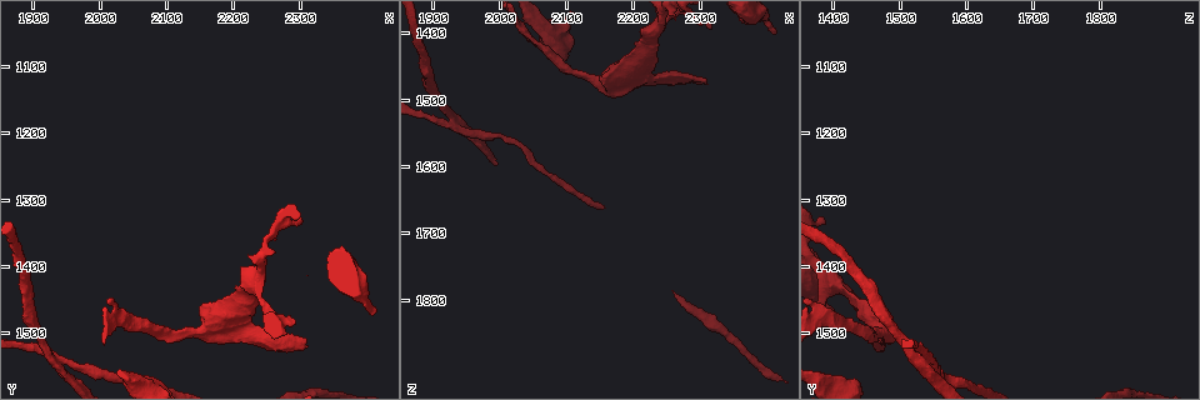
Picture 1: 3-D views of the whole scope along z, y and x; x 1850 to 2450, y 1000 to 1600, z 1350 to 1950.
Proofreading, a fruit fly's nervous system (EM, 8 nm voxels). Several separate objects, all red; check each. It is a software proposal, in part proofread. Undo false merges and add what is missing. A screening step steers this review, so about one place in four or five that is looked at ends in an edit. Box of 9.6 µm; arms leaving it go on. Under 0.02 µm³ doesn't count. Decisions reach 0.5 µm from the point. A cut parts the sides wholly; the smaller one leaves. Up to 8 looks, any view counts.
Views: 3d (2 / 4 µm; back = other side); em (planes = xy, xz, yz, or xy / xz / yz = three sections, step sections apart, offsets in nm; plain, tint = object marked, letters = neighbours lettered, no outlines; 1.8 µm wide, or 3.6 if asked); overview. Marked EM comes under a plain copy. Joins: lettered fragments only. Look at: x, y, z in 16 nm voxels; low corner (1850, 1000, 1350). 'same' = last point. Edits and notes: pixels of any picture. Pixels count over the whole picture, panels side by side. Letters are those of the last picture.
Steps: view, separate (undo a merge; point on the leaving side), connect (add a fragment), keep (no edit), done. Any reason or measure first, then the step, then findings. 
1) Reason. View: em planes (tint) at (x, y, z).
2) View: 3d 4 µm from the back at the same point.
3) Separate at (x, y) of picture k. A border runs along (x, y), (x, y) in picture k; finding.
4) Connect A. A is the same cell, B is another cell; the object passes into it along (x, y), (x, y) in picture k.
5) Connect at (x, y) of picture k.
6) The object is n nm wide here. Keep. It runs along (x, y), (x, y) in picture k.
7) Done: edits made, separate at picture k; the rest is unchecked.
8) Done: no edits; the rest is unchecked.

Long arm stops here. View: 3d 4 µm at (2410, 1470, 1395).

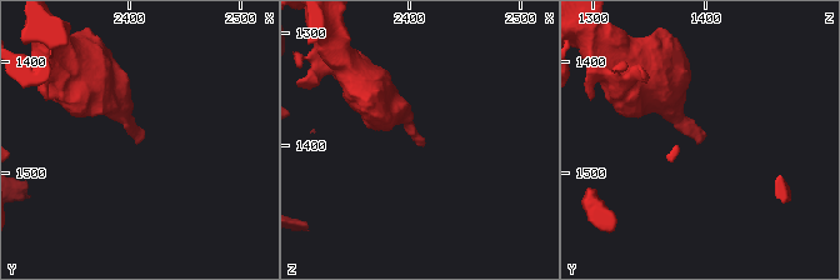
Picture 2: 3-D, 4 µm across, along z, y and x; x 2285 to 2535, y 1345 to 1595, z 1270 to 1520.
View: em 3.6 µm planes (letters) at (2406, 1472, 1398).

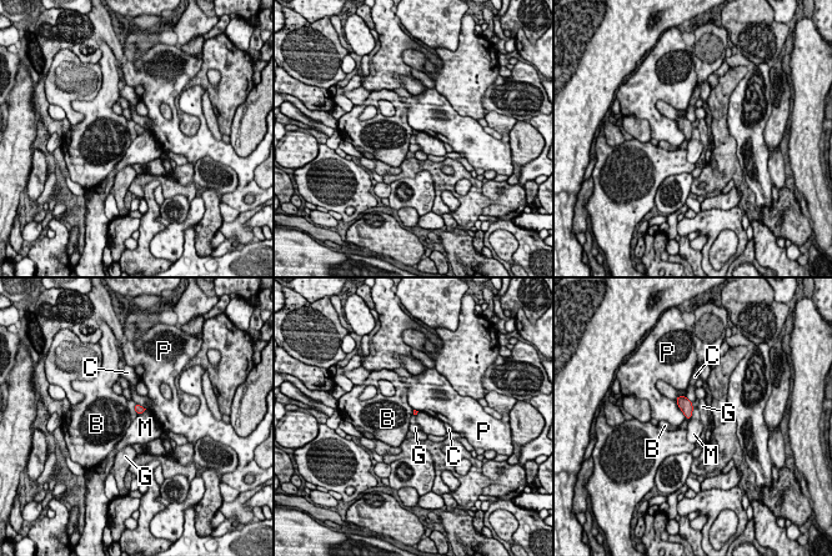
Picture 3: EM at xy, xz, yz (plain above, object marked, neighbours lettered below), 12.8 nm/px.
Keep. B, C, G, M and P are other cells; a border runs along (146, 409), (138, 415) in picture 3; none of them fits.

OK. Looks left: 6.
View: 3d 2 µm at (2310, 1510, 1475).

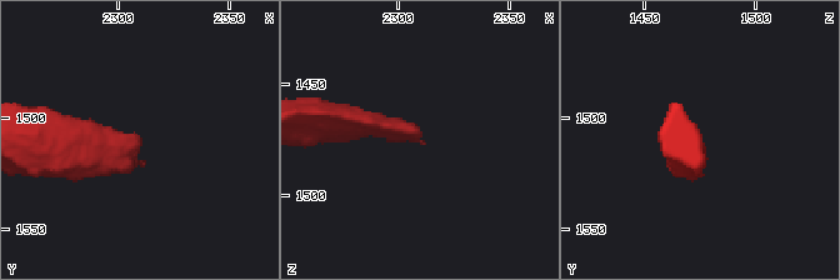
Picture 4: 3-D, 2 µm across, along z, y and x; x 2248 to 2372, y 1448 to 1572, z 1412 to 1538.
Now the EM. View: em planes (letters) at (2310, 1512, 1474).

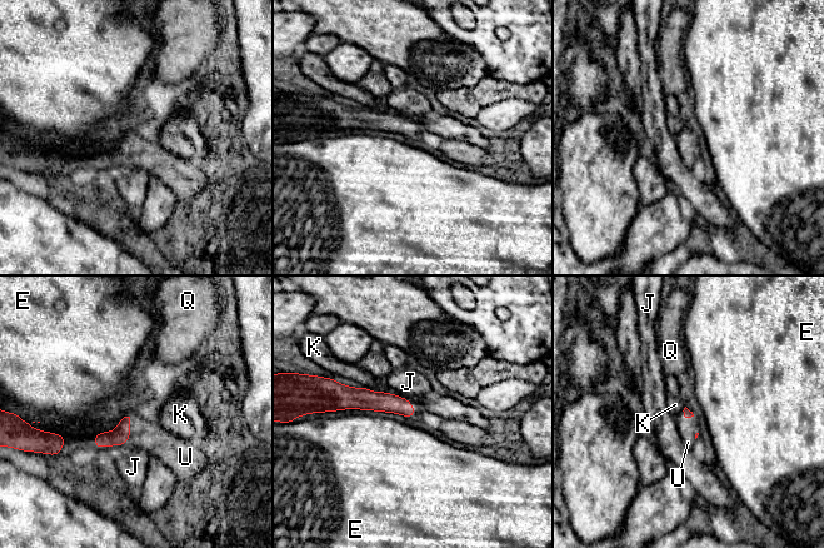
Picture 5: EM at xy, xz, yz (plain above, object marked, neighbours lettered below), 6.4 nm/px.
Connect U. U is the same cell, E, J, K and Q are other cells; the object passes into it along (118, 437), (129, 429), (151, 437) in picture 5; the neuron continues.

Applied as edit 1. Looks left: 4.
See it whole again. View: overview.

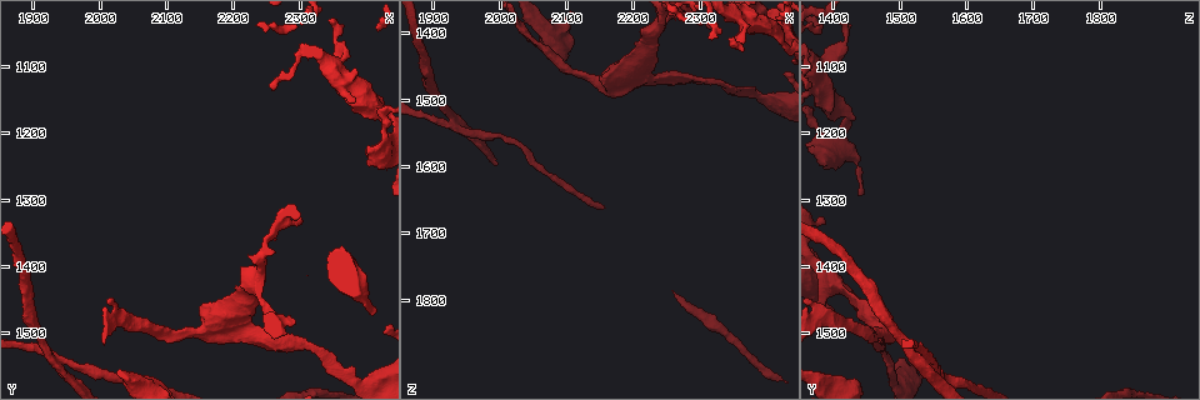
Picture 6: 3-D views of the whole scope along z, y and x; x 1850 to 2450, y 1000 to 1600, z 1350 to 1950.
Abrupt turn. View: em planes (tint) at (2195, 1485, 1465).

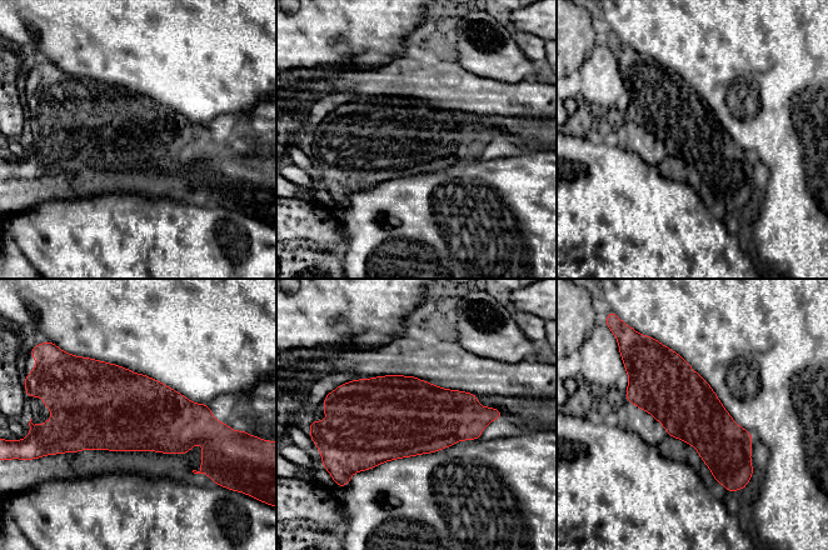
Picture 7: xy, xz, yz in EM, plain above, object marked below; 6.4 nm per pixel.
View: em planes (letters) at the same point.

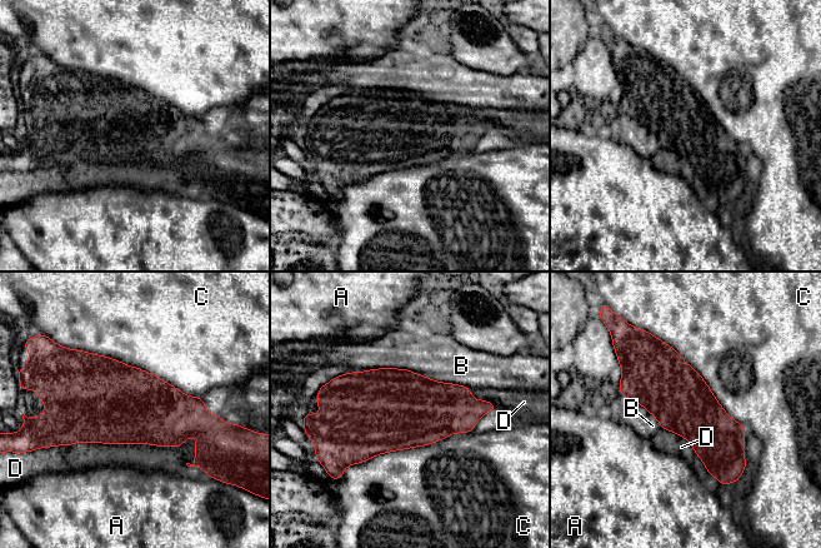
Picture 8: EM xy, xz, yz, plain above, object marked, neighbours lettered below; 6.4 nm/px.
Keep. A, B, C and D are other cells; a border runs along (50, 447), (83, 442), (170, 447) in picture 8; continuous, no second neuron.

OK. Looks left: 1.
Done: edits made, connect at picture 5; the rest is unchecked.

